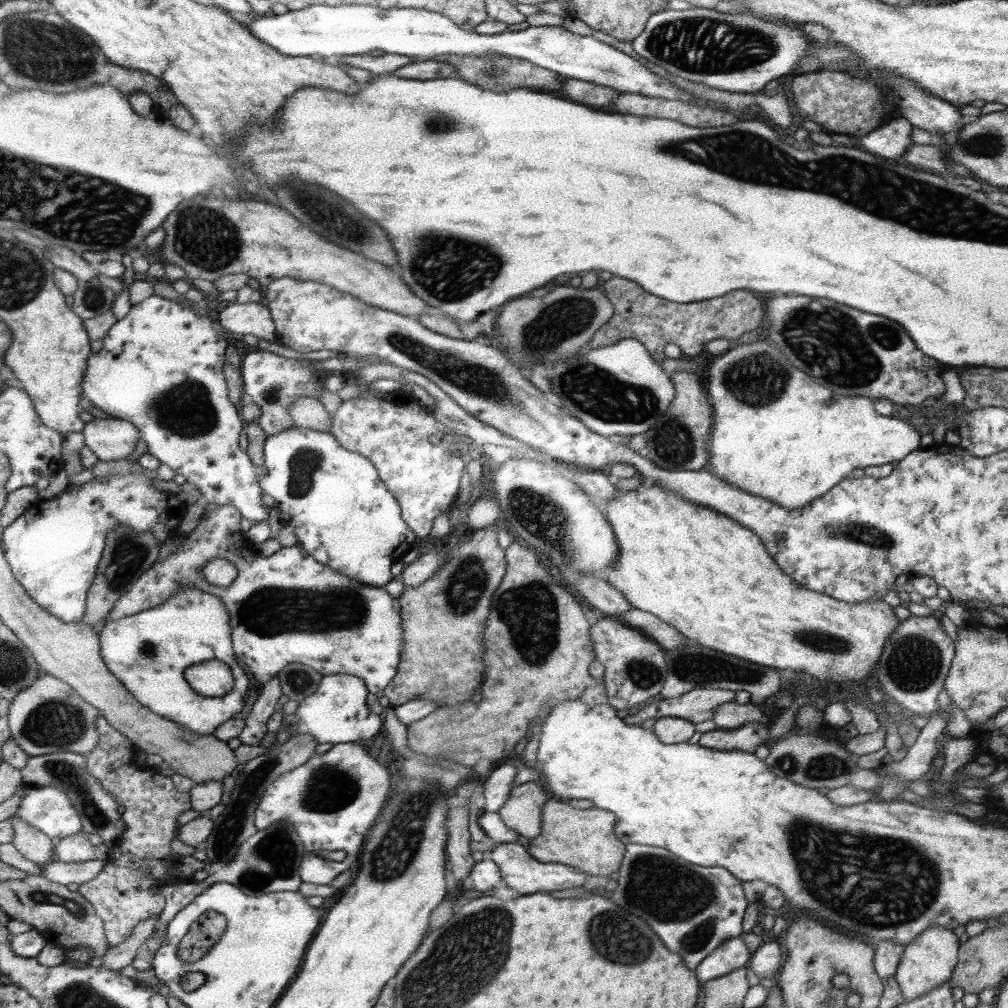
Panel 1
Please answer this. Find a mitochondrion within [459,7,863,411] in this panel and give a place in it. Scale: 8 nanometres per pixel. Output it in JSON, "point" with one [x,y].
{"point":[700,44]}

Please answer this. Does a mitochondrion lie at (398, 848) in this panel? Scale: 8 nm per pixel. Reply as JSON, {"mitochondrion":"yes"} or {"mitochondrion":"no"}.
{"mitochondrion":"yes"}

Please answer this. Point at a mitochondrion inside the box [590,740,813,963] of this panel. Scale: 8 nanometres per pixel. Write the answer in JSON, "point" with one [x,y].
{"point":[659,880]}

